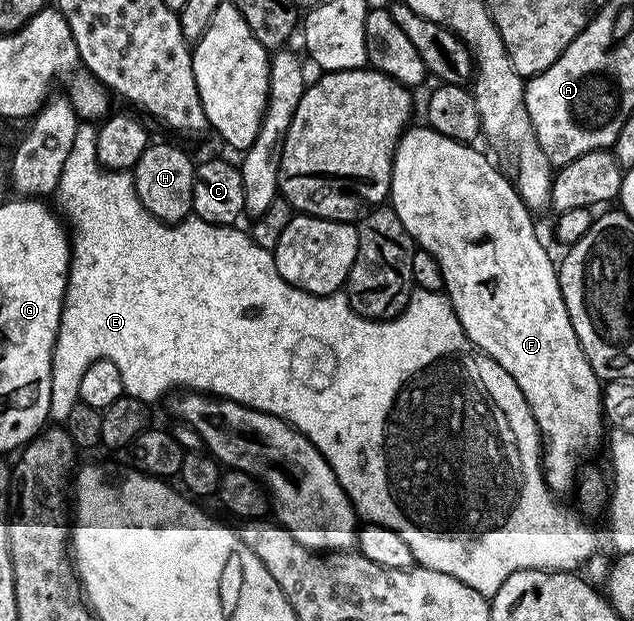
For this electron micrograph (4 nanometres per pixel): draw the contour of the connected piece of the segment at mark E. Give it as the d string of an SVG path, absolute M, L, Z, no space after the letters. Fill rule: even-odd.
M80 124L77 135L73 135L73 147L69 151L69 159L65 159L57 190L58 208L65 217L67 212L66 220L71 232L71 266L67 268L67 290L63 296L63 310L59 330L55 335L55 345L51 349L52 422L66 422L67 408L77 400L77 387L81 383L81 375L85 375L85 367L104 357L109 359L109 363L117 363L117 371L121 371L123 380L123 391L128 397L154 403L162 393L170 394L182 387L187 391L209 393L212 397L228 397L230 401L248 405L250 409L280 417L296 433L307 437L313 447L317 447L317 451L329 463L333 475L337 475L356 514L364 522L397 531L397 535L401 535L401 539L409 543L409 551L413 551L416 562L422 568L453 575L453 579L461 579L461 583L473 587L473 591L477 591L482 597L491 598L497 587L501 587L501 583L505 583L505 579L509 579L509 575L517 571L575 571L580 568L578 565L585 564L598 551L598 531L591 525L587 526L582 521L584 518L574 508L566 509L559 502L562 500L557 499L556 494L547 488L547 481L543 478L541 434L533 419L533 411L529 411L529 403L525 403L525 395L521 395L521 387L517 387L513 375L509 375L509 371L505 371L501 363L489 359L489 355L476 349L464 335L446 292L416 288L407 300L407 306L396 317L372 319L362 317L357 310L351 308L342 292L318 297L315 293L293 287L277 271L274 252L262 249L250 232L243 230L242 233L239 227L205 223L194 215L185 221L174 223L158 221L141 203L135 190L134 176L118 169L106 170L95 158L96 132L94 124Z

